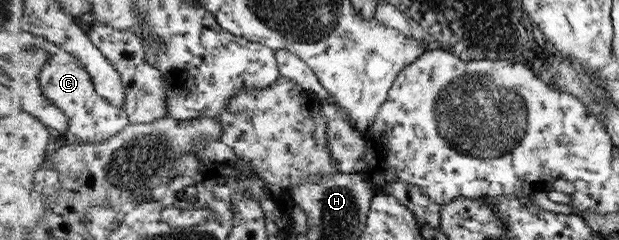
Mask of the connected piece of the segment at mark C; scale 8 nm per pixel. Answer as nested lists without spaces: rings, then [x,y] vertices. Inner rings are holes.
[[[65,48],[54,49],[45,71],[42,79],[43,91],[71,118],[70,132],[83,142],[108,140],[131,125],[132,118],[128,116],[128,110],[124,106],[114,105],[109,98],[100,96],[88,69]]]

